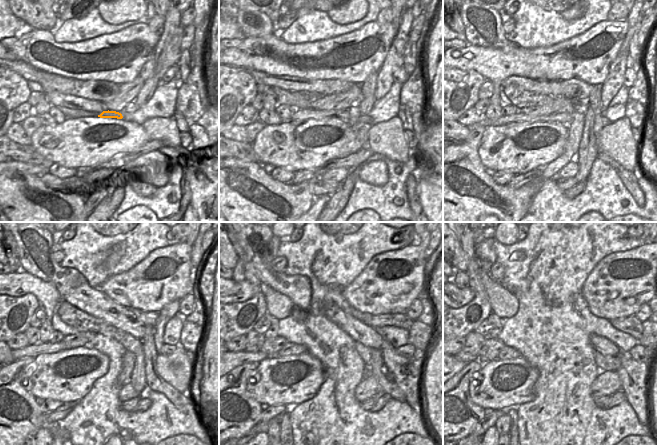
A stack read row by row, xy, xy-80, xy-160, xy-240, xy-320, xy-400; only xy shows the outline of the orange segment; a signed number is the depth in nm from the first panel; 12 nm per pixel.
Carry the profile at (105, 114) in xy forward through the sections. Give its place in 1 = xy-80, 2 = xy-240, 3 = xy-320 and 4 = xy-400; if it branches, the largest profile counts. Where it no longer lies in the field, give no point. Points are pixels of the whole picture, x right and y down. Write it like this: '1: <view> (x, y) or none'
1: xy-80 (298, 115)
2: xy-240 (33, 351)
3: xy-320 (240, 358)
4: xy-400 (463, 364)

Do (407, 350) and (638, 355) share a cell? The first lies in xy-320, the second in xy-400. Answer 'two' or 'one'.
one

